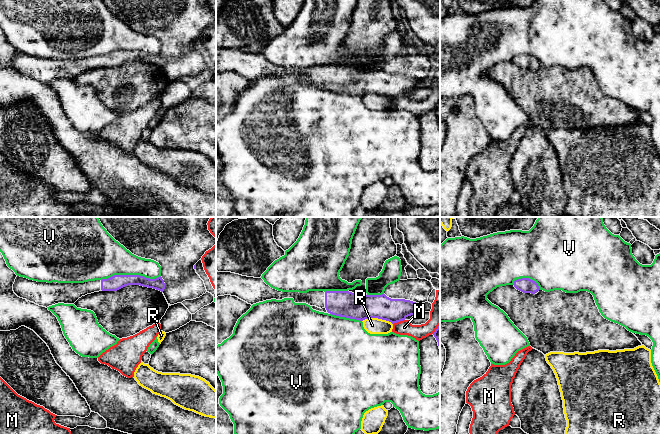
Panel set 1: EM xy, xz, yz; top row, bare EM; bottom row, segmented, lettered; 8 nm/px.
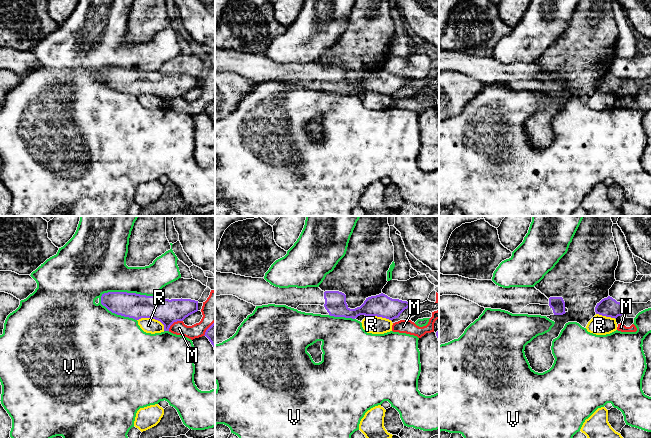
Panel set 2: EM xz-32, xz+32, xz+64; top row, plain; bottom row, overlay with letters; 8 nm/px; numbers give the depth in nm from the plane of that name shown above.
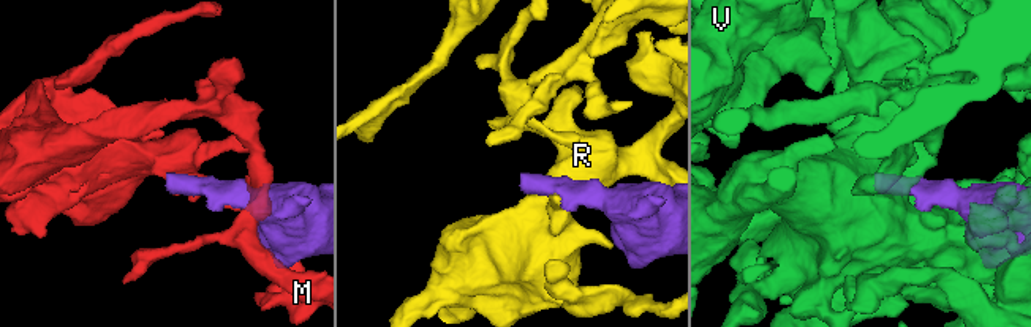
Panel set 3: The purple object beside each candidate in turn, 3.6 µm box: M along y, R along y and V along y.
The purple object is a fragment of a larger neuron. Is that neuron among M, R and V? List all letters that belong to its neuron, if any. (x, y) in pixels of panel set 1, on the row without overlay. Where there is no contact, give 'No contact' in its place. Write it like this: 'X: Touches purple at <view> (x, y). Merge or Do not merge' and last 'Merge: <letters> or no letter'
M: Touches purple at xz (398, 97). Do not merge
R: Touches purple at xz (377, 93). Do not merge
V: Touches purple at xy (130, 51). Do not merge
Merge: no letter

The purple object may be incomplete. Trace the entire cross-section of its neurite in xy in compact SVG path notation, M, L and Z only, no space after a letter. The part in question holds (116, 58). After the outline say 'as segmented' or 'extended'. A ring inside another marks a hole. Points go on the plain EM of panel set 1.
M114 51L107 55L84 59L47 59L17 52L13 60L14 69L39 82L49 83L58 79L74 80L79 74L99 67L117 67L128 61L140 61L161 68L165 65L162 53L149 55L140 51Z | extended

